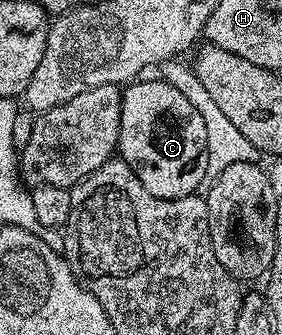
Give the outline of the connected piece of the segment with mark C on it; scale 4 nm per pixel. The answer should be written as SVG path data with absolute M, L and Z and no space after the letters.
M147 78L128 83L119 97L118 155L135 171L141 186L145 186L145 190L149 190L149 194L157 198L172 200L198 193L199 183L205 180L207 170L205 122L201 114L197 114L197 106L193 106L193 102L189 102L189 98L185 98L181 90L158 78L143 79Z

